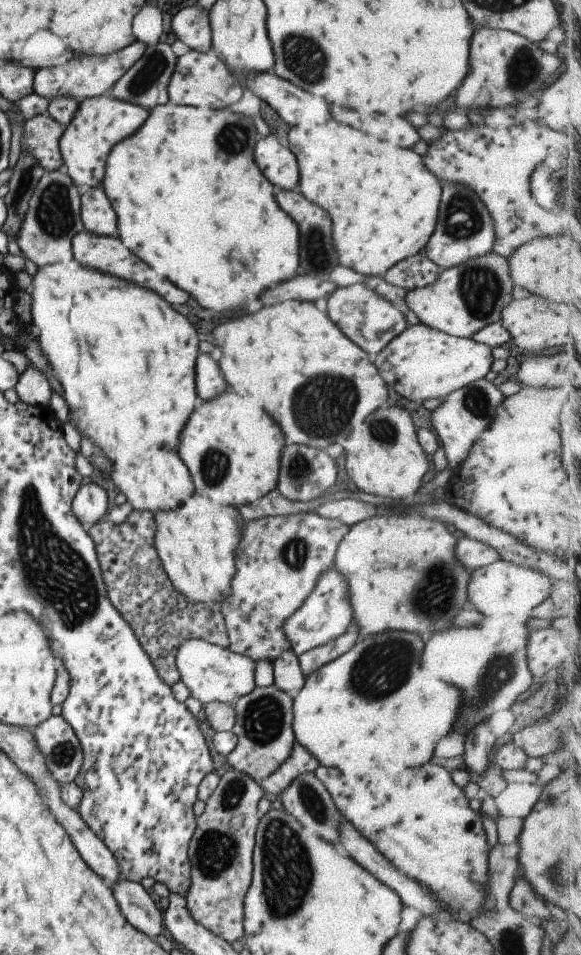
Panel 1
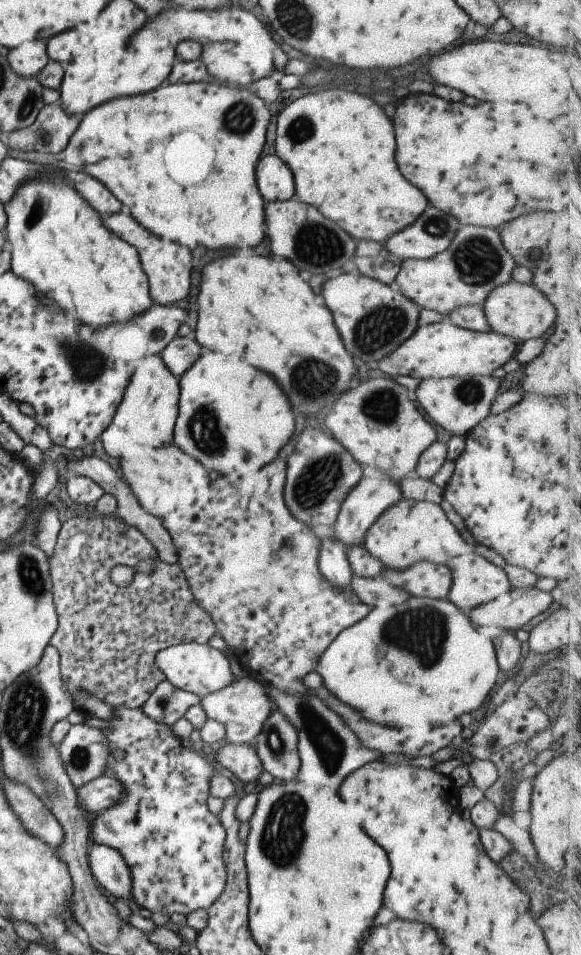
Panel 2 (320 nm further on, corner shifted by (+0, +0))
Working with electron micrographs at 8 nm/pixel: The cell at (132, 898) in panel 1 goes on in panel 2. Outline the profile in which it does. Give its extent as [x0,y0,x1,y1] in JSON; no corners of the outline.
[87,843,130,898]

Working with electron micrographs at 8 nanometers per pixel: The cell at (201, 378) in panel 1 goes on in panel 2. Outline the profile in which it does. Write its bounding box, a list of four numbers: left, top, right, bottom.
[161,336,201,378]

